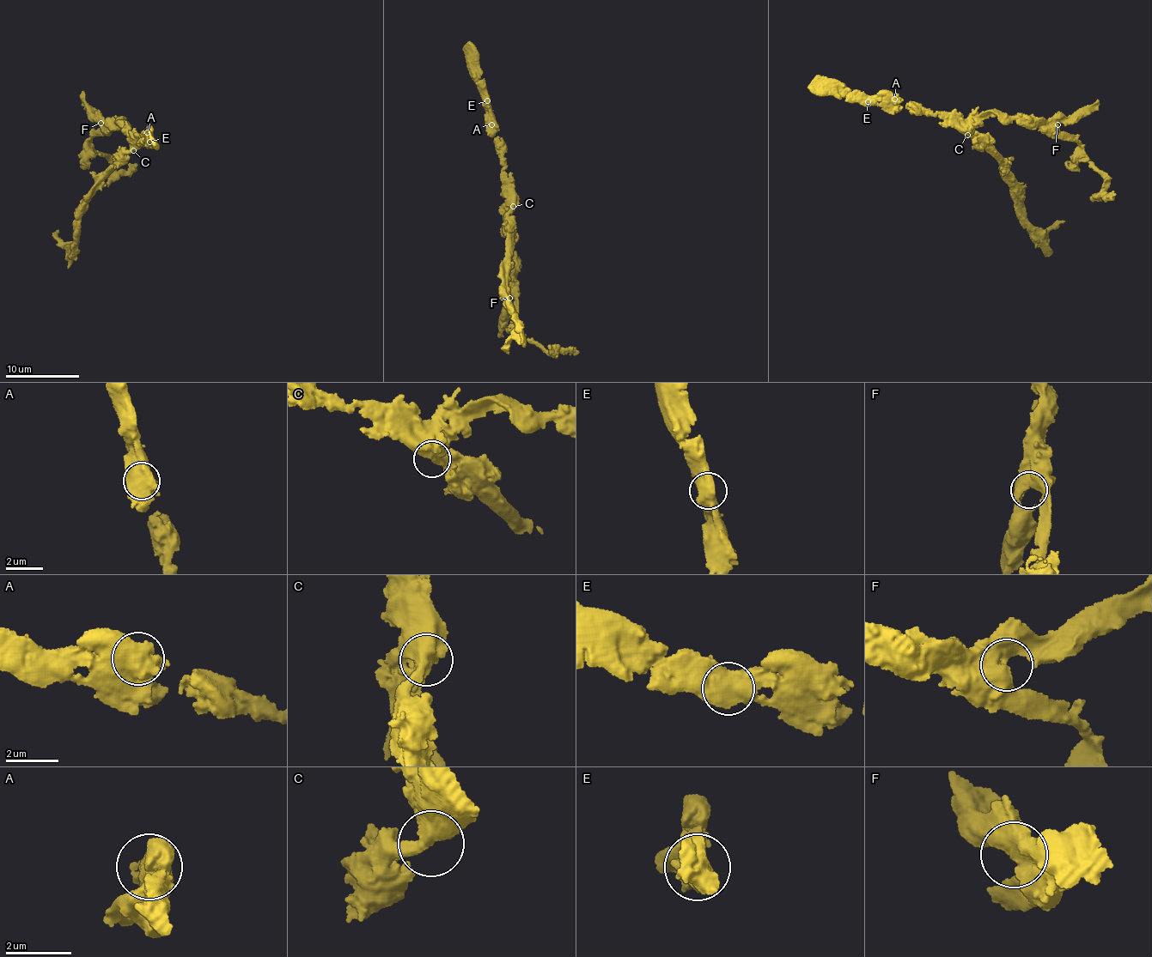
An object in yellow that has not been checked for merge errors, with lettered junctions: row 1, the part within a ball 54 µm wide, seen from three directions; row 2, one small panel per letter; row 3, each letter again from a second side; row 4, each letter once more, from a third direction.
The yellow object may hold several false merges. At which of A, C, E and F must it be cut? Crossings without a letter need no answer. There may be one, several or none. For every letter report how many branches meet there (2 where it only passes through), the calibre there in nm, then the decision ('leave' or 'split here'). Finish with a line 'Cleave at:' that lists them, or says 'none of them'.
A: 1 branches meet; 1150 nm thick; leave
C: 2 branches meet; 600 nm thick; leave
E: 3 branches meet; 600 nm thick; leave
F: 2 branches meet; 600 nm thick; leave
Cleave at: none of them

